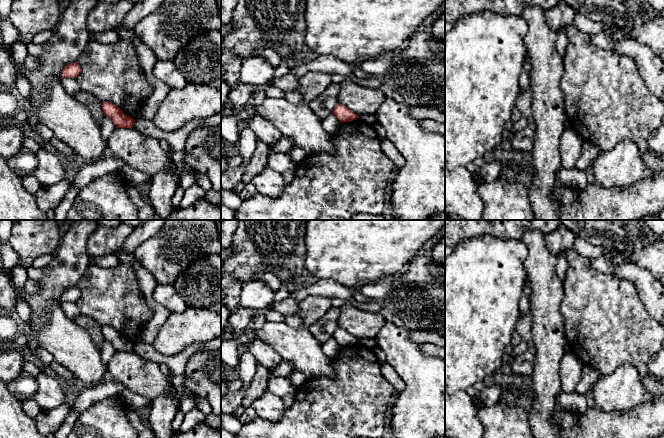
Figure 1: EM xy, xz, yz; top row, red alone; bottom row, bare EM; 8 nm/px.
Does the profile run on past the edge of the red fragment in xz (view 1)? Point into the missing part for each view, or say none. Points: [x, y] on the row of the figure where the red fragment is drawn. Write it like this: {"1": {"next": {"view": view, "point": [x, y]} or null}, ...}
{"1": {"next": null}}

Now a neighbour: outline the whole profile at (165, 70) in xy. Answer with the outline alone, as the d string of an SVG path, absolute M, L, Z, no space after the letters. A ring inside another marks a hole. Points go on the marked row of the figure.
M171 60L156 61L153 67L153 75L170 89L181 89L189 83Z

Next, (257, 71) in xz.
M262 56L243 58L239 74L239 84L265 87L274 78L275 69Z

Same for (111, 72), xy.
M120 38L113 44L90 40L78 57L81 73L76 77L80 89L93 94L100 102L110 102L134 120L145 100L153 92L147 80L131 40Z

